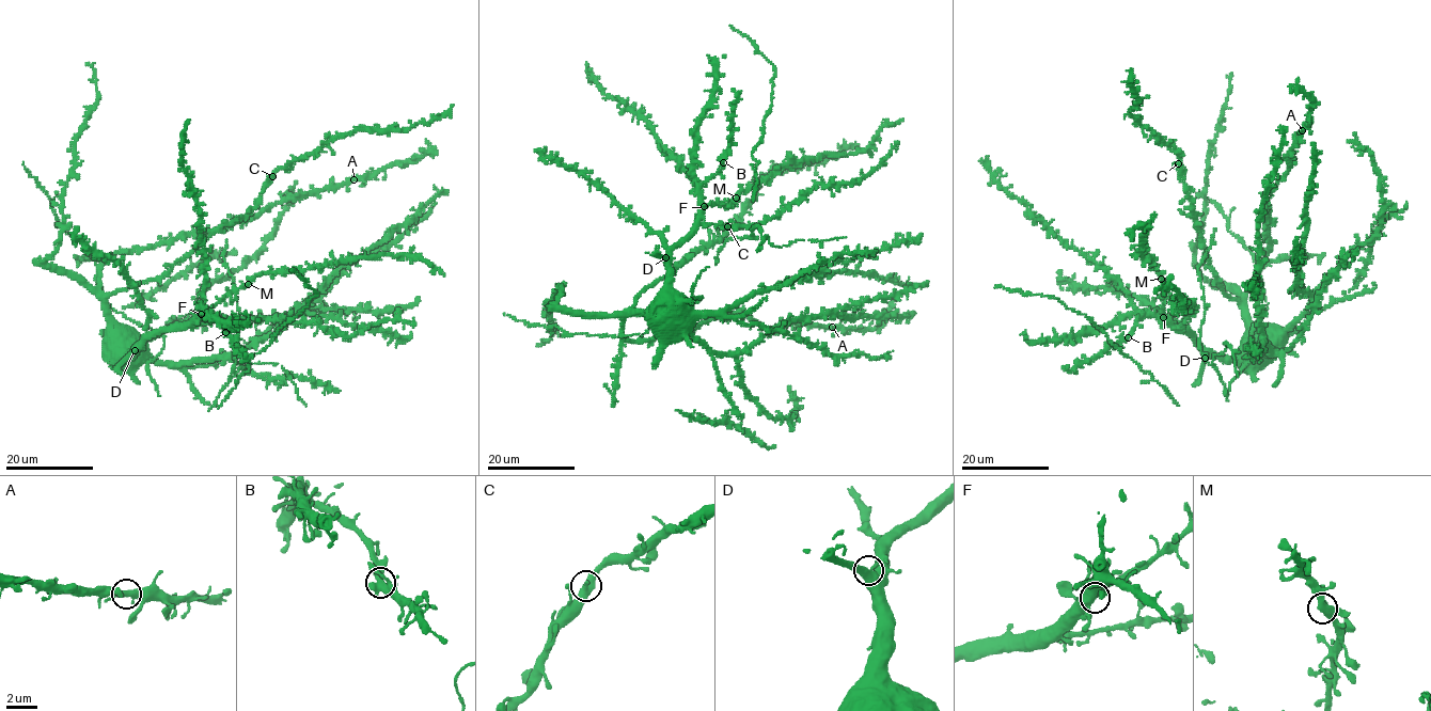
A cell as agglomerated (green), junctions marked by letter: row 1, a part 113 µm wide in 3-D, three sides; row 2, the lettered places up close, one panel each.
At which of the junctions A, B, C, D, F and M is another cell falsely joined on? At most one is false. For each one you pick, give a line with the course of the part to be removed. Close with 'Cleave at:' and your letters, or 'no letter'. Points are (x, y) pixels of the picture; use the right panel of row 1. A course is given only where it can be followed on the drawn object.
Cleave at: no letter

